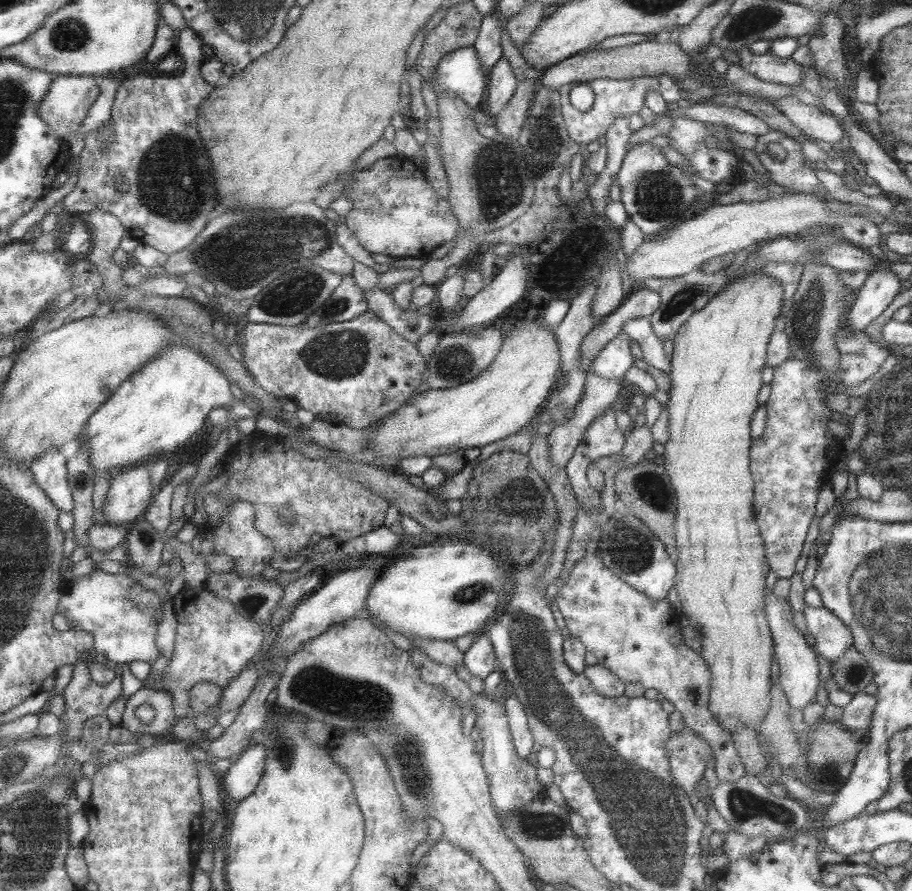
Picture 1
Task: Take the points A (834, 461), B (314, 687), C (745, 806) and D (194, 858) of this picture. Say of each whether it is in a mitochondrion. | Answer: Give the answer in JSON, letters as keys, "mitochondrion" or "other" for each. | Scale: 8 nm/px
{"A":"other","B":"mitochondrion","C":"mitochondrion","D":"other"}

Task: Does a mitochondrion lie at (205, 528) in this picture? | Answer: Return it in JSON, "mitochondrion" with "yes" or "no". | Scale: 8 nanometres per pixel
{"mitochondrion":"no"}

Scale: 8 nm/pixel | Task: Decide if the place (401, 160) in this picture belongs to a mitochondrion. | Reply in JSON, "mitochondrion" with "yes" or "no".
{"mitochondrion":"no"}

